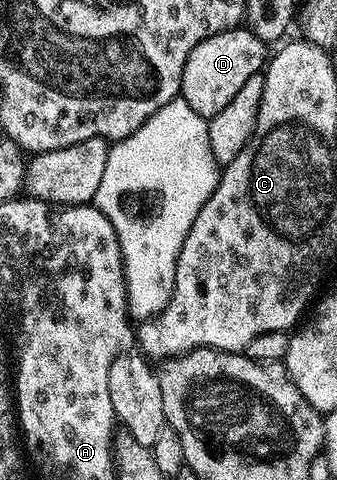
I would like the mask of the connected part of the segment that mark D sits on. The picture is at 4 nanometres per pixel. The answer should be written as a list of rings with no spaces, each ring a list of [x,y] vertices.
[[[234,28],[224,30],[207,40],[203,40],[187,56],[187,64],[183,64],[183,80],[181,81],[180,97],[185,99],[199,116],[206,120],[213,118],[231,100],[251,76],[262,73],[267,62],[266,43],[259,40],[253,31],[248,28]]]

